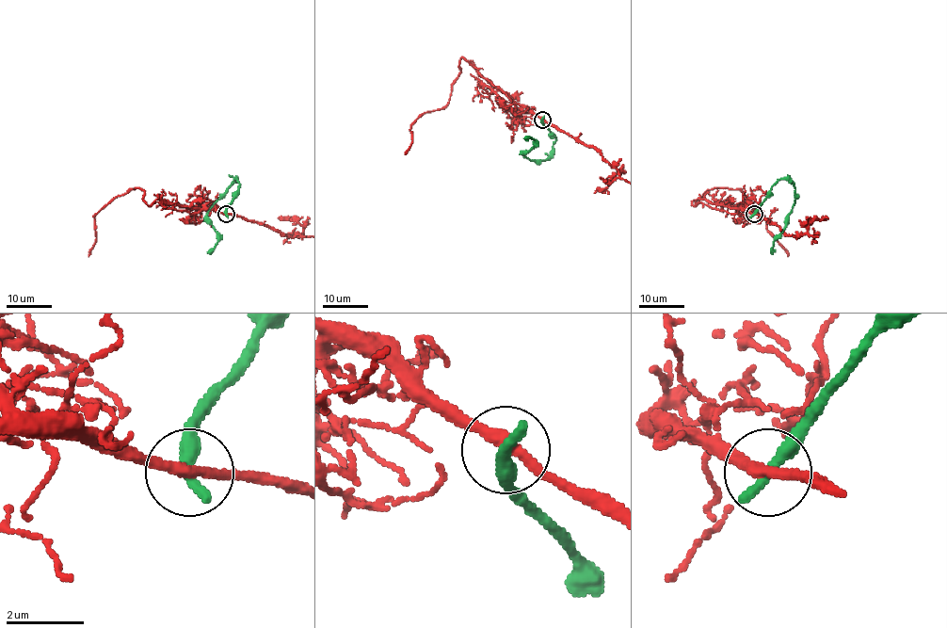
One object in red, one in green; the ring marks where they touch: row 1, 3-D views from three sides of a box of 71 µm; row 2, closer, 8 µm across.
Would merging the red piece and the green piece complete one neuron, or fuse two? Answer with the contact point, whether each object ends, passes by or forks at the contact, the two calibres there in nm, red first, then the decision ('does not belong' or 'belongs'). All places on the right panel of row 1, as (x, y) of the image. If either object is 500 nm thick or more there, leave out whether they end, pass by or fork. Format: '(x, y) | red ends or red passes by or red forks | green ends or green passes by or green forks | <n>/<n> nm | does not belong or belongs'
(754, 214) | red passes by | green ends | 300/420 nm | does not belong

